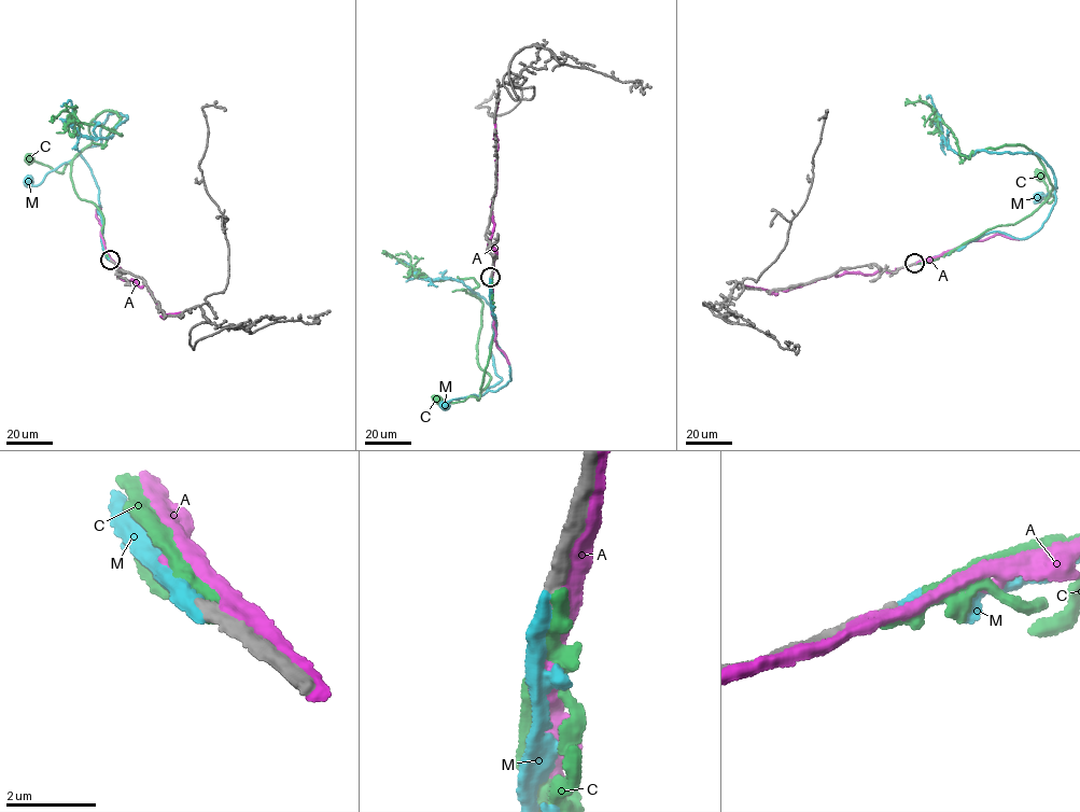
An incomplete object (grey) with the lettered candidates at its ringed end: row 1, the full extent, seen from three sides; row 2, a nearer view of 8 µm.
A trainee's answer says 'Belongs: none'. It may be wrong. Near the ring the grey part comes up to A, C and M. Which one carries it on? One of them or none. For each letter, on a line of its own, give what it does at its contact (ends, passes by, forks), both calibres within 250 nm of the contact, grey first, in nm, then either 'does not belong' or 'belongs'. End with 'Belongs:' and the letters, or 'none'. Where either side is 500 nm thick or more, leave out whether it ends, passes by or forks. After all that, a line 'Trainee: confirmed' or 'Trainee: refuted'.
A: it passes by; calibres 300 and 320 nm; does not belong
C: it ends; calibres 360 and 380 nm; does not belong
M: it ends; calibres 320 and 380 nm; does not belong
Belongs: none
Trainee: confirmed

